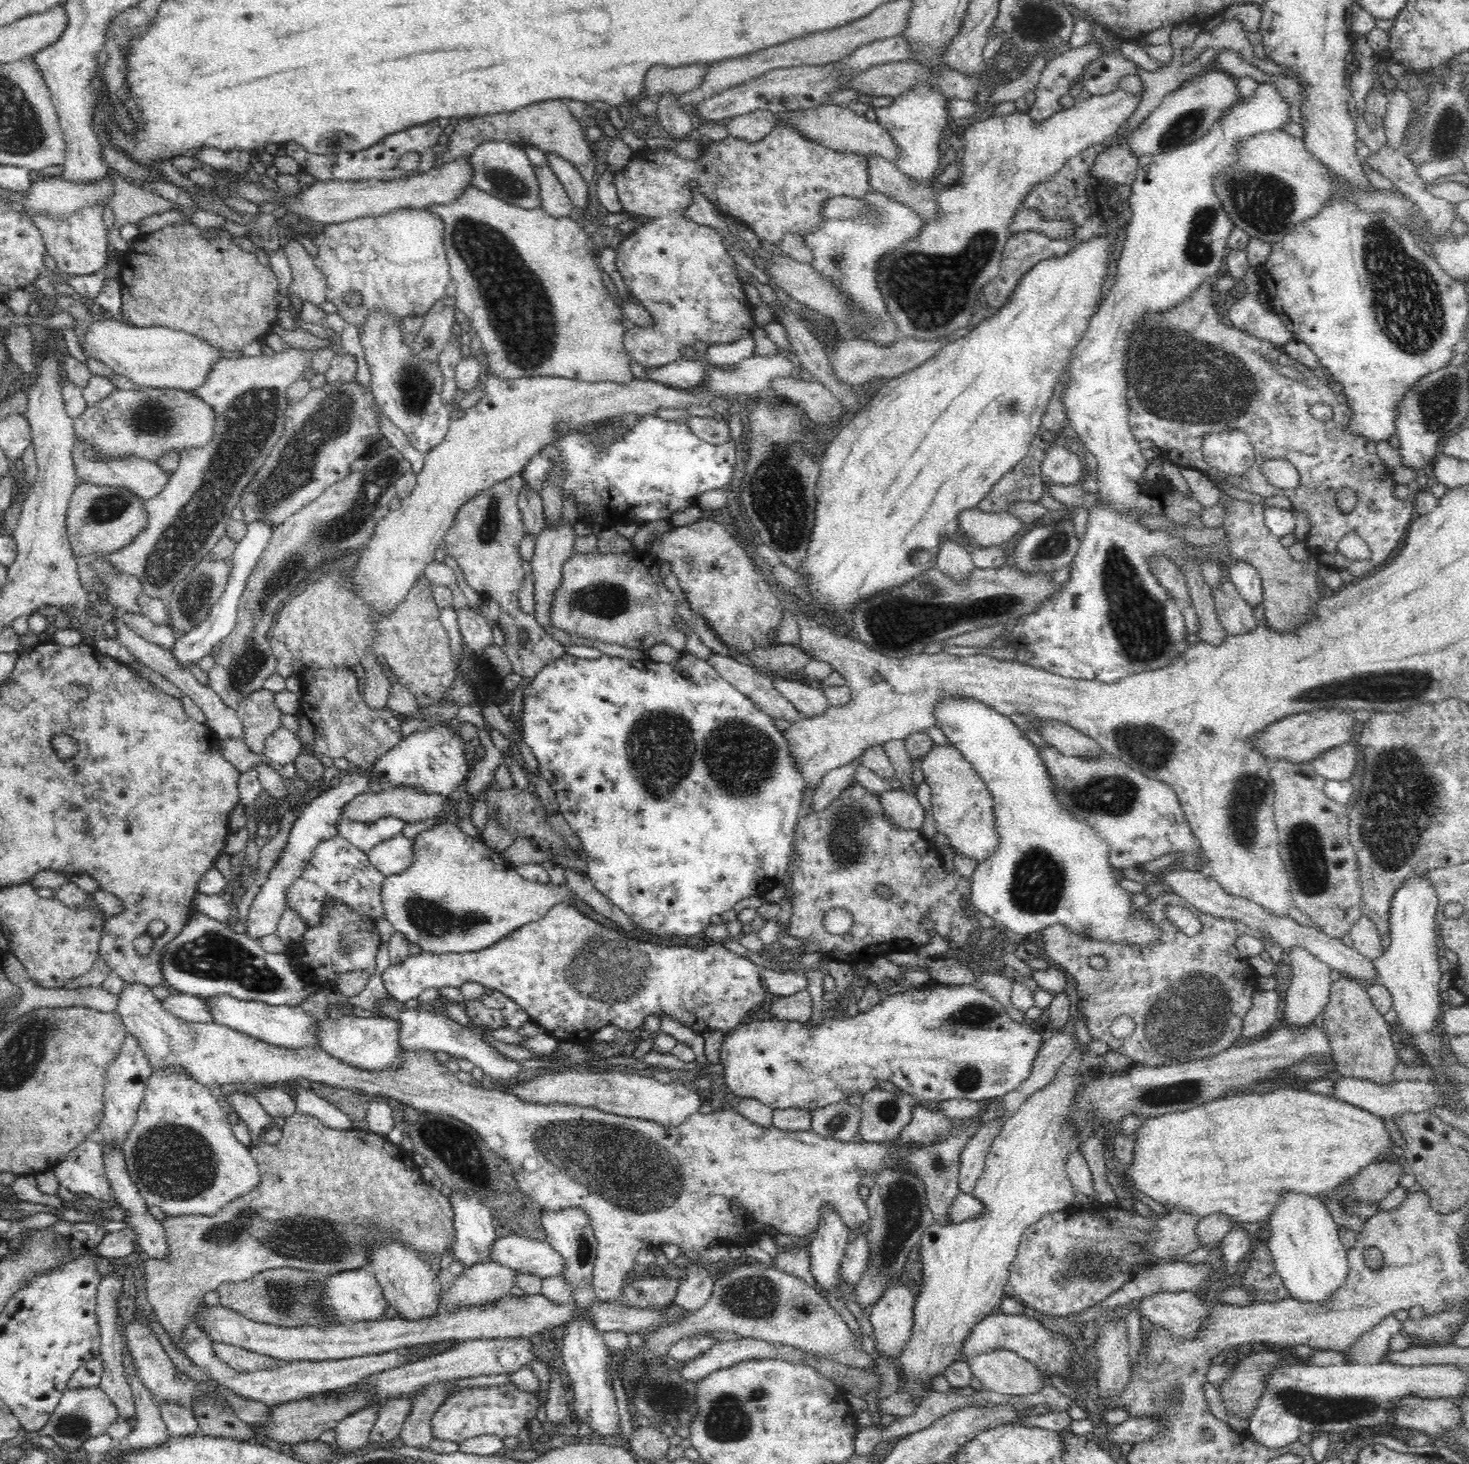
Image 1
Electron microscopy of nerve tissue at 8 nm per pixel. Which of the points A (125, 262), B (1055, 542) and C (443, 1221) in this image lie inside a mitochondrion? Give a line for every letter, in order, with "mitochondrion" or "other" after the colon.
A: other
B: mitochondrion
C: other

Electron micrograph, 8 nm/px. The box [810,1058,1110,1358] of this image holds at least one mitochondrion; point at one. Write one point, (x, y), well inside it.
(902, 1204)

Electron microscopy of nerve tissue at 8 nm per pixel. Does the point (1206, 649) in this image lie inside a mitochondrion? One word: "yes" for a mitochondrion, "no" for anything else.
no

